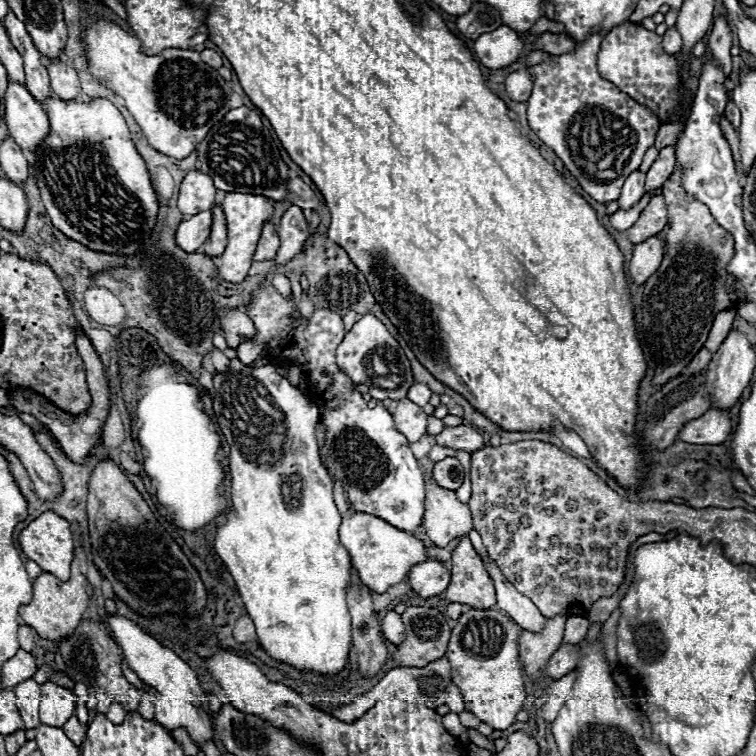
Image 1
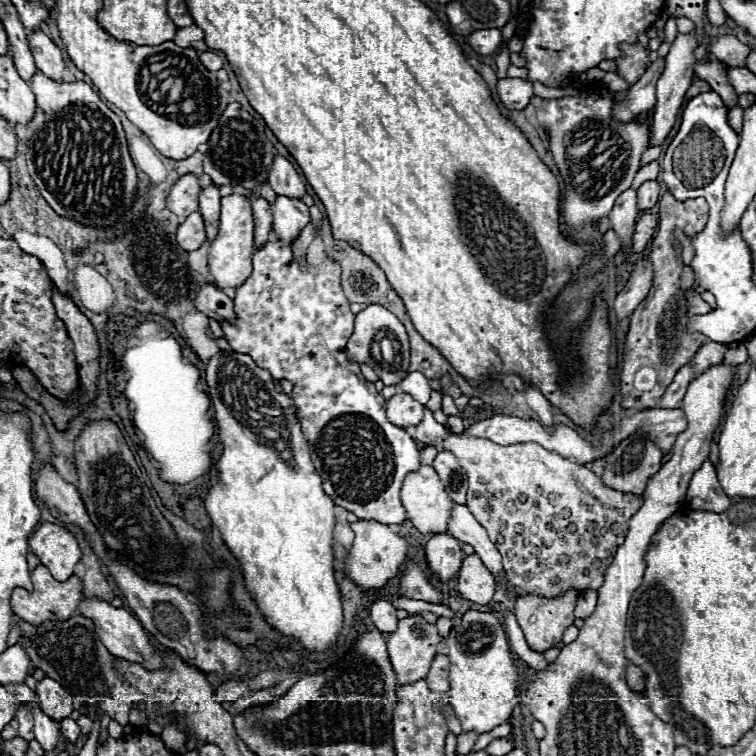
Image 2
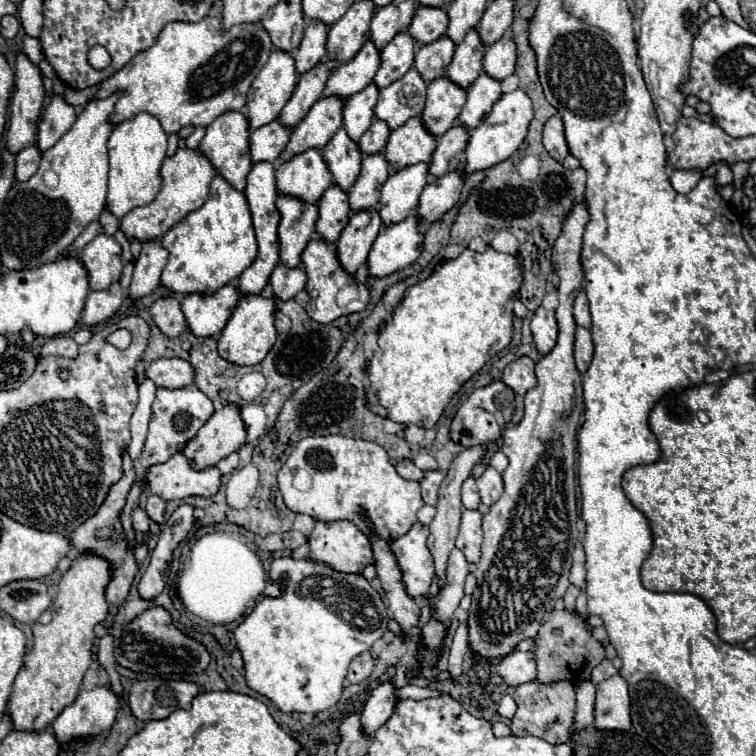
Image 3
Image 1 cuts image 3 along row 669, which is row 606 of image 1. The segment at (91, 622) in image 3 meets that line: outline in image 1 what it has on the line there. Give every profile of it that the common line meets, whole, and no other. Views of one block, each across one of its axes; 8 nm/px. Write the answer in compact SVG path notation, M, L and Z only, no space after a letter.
M78 558L72 562L72 576L68 582L62 582L58 578L54 578L52 574L40 574L34 580L34 598L20 606L20 618L24 620L26 626L34 628L38 632L40 638L44 640L52 640L52 642L60 642L64 640L68 634L72 634L76 630L76 626L82 622L82 614L88 608L90 596L86 592L86 584L88 580L84 578L84 574L80 572L78 566Z

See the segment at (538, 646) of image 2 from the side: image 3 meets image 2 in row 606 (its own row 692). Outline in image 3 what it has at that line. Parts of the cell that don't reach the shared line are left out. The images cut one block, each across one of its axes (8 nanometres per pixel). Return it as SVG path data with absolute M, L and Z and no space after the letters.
M560 680L560 682L524 682L516 688L514 700L518 704L518 710L512 718L512 732L516 736L538 736L546 742L552 744L562 744L568 742L570 736L570 726L574 720L574 710L576 710L576 700L574 700L574 684Z

